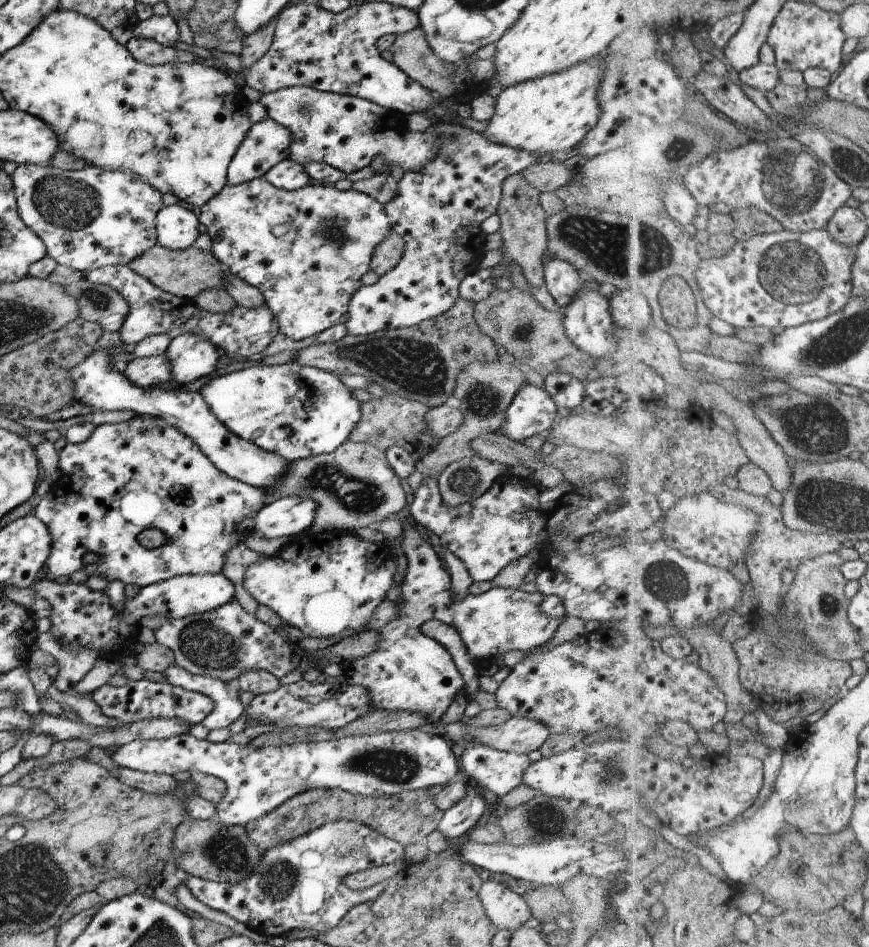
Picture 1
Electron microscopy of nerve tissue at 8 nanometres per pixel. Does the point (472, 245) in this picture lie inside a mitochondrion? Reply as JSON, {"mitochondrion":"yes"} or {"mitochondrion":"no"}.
{"mitochondrion":"no"}

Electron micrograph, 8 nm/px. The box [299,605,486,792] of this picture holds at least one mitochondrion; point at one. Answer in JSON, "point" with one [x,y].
{"point":[392,768]}

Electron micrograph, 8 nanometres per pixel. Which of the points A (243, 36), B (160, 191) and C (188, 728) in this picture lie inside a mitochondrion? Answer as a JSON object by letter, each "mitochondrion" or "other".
{"A":"other","B":"other","C":"other"}

